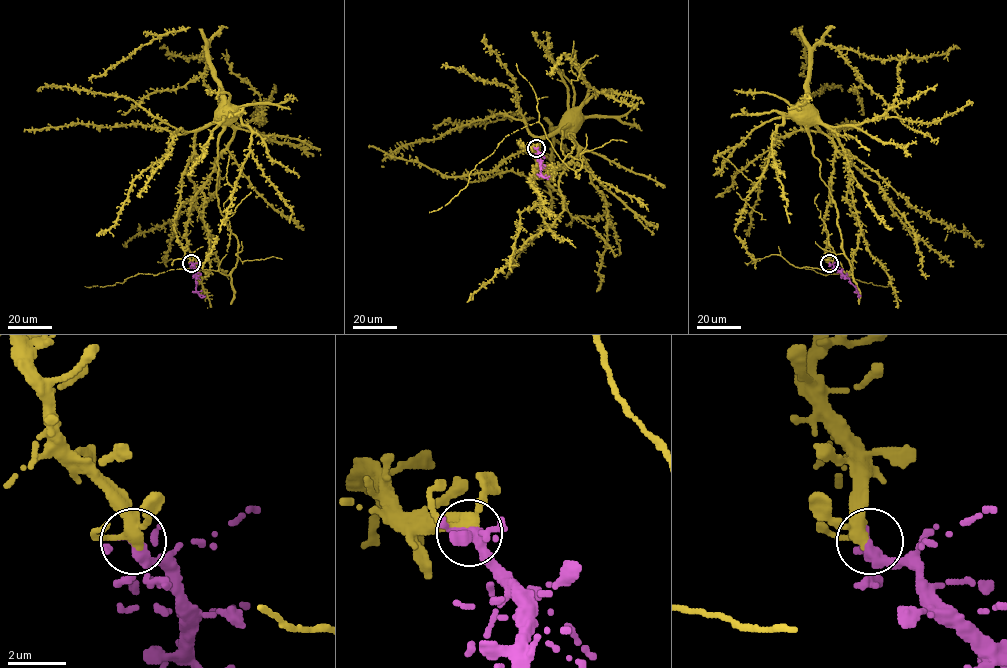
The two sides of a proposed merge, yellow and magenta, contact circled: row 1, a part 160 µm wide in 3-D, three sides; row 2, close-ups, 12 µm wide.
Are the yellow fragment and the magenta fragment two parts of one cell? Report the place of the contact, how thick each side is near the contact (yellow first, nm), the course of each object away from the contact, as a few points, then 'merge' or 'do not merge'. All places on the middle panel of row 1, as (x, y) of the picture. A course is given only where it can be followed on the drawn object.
place (536, 148); calibres 280 and 240 nm; course yellow (536, 148), (528, 144), (521, 146), (519, 141), (525, 149), (538, 154), (539, 142), (551, 136), (567, 116); course magenta (536, 148), (540, 175), (549, 175); merge

